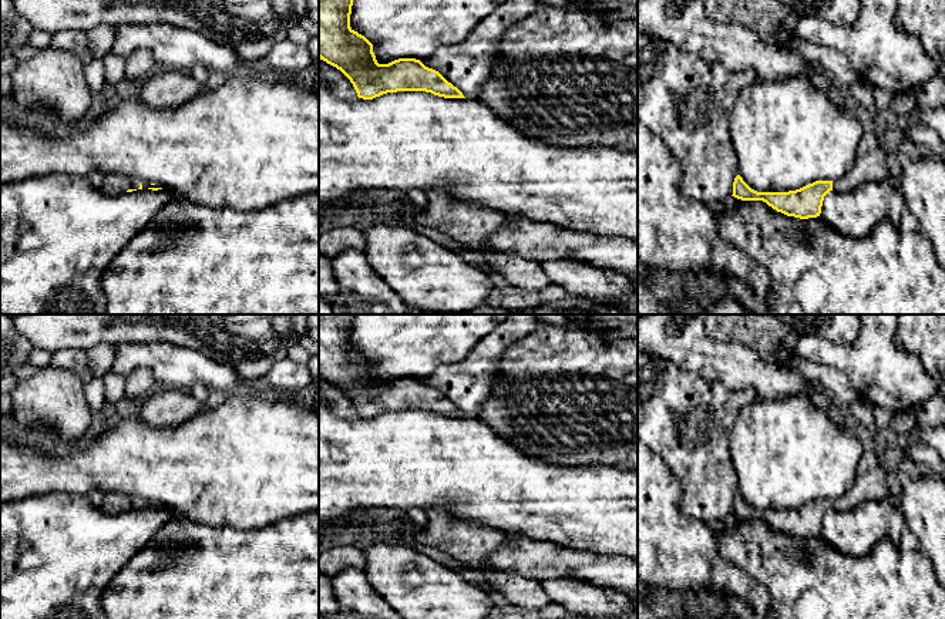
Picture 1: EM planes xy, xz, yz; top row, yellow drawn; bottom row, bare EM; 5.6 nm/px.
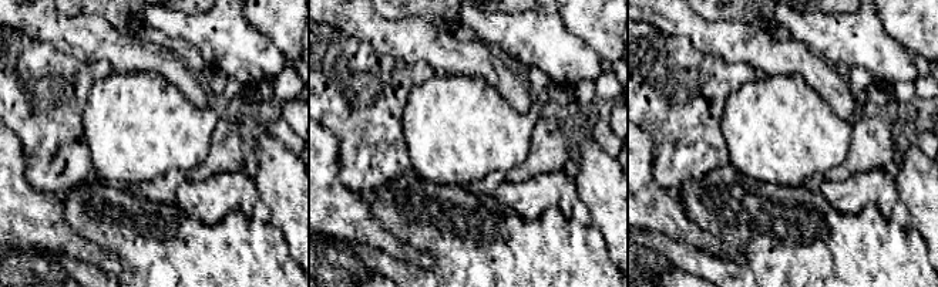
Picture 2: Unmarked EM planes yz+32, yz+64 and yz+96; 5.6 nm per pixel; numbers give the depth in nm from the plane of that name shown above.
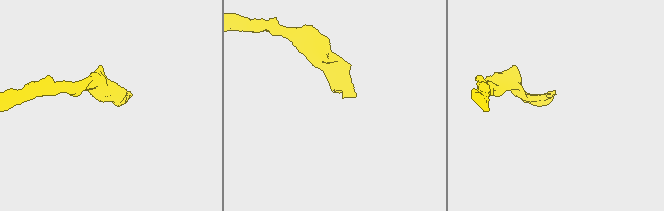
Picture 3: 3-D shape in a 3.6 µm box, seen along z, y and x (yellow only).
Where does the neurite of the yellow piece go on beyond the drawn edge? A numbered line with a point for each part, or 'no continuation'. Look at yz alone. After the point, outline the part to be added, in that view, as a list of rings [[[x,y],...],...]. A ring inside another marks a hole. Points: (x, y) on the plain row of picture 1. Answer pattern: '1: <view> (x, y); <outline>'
1: yz (870, 484); [[[868,443],[858,462],[852,487],[841,497],[833,499],[837,511],[850,511],[867,501],[884,501],[888,495],[887,472],[878,458],[878,450]]]

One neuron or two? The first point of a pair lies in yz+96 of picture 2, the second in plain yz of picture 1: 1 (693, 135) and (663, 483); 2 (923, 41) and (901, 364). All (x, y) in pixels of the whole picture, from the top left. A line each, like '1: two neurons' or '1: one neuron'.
1: two neurons
2: two neurons

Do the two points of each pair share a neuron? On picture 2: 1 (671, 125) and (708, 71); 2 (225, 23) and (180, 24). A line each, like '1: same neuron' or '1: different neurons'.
1: same neuron
2: same neuron

